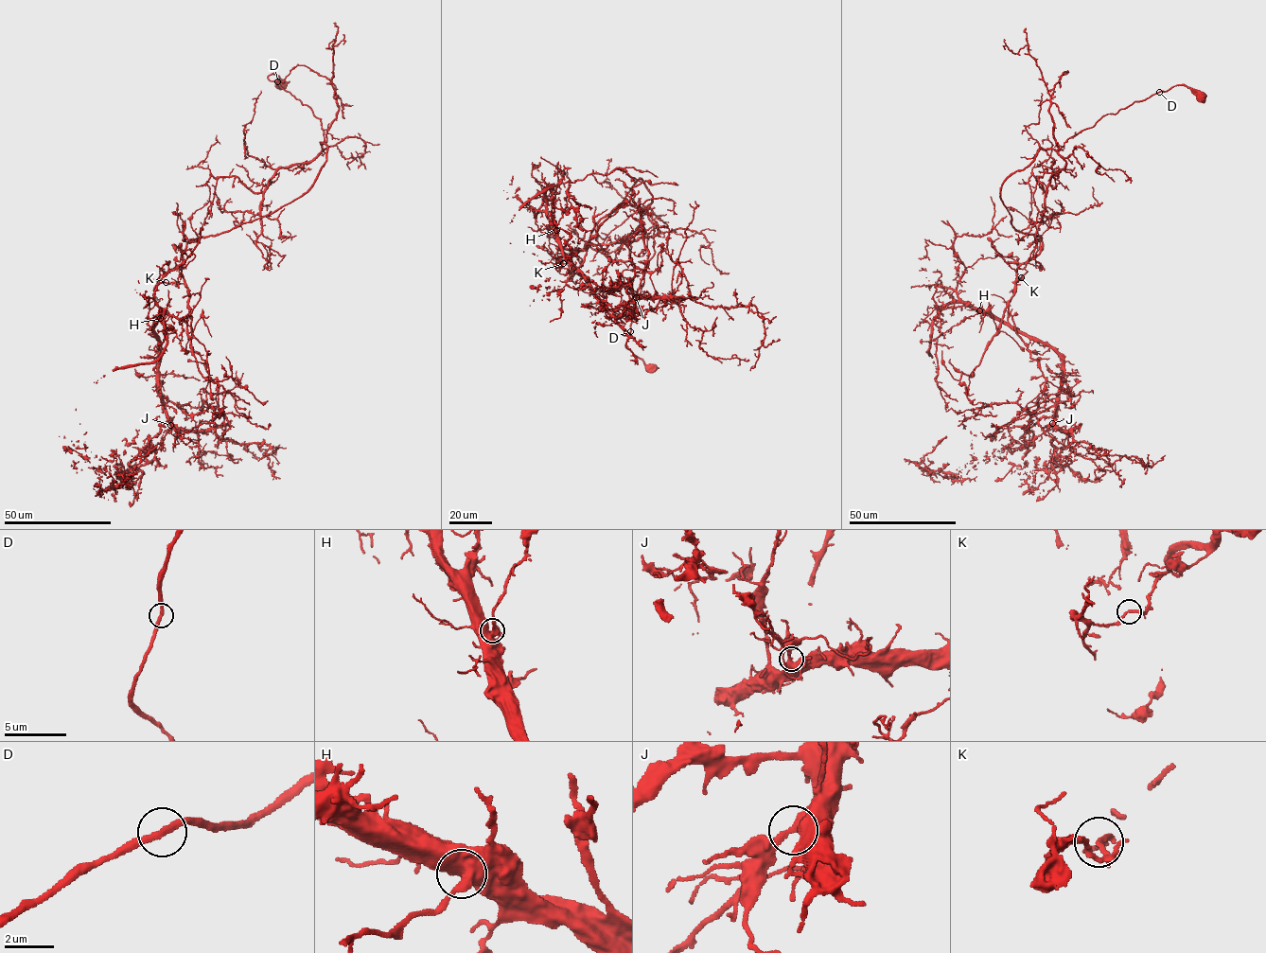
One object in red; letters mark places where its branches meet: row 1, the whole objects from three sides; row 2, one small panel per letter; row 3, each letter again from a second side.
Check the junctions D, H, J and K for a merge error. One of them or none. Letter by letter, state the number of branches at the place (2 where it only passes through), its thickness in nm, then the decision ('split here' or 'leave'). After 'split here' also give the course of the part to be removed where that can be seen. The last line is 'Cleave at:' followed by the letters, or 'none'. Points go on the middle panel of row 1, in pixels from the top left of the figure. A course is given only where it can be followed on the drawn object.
D: 2 branches meet; 280 nm thick; leave
H: 2 branches meet; 550 nm thick; leave
J: 2 branches meet; 500 nm thick; leave
K: 2 branches meet; 180 nm thick; split here; foreign part runs (563, 263), (577, 253), (579, 268), (600, 220), (641, 178), (657, 233), (572, 249), (581, 267), (568, 246)
Cleave at: K

